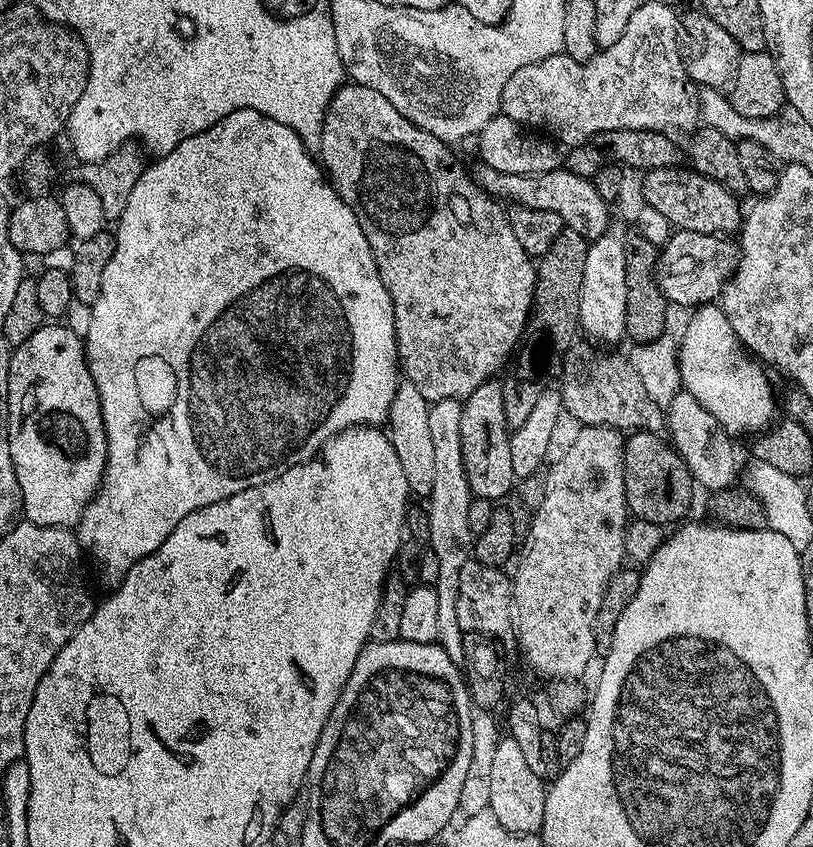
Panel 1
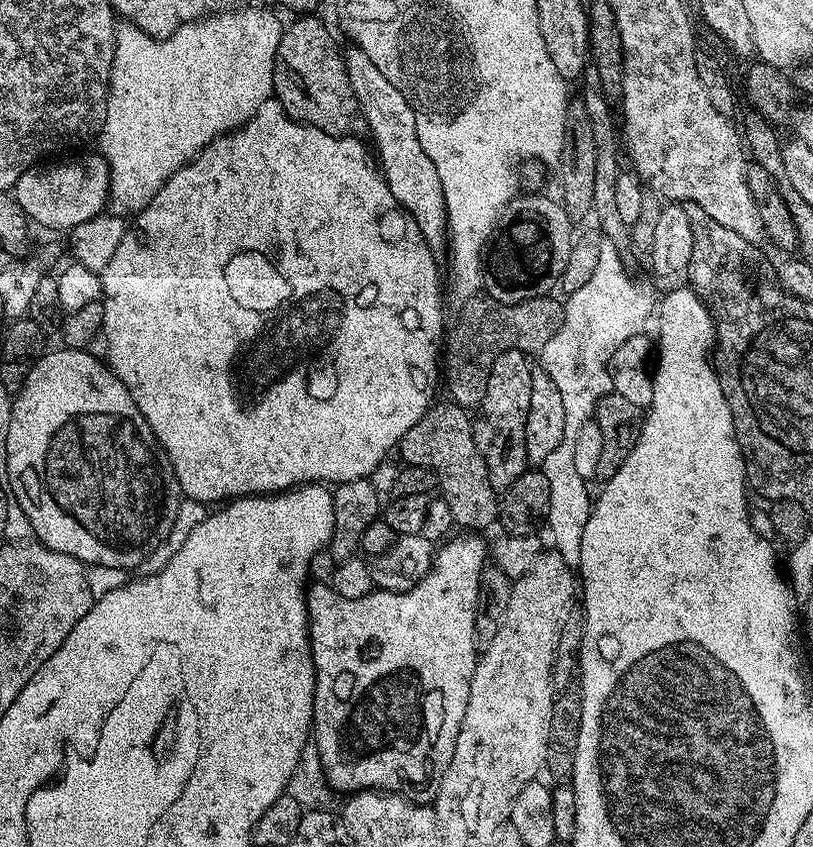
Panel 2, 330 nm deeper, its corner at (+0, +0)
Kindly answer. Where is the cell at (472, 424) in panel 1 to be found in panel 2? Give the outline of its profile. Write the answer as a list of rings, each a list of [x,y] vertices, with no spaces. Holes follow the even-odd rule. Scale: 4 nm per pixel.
[[[506,350],[494,358],[494,366],[490,366],[490,378],[486,382],[486,394],[478,405],[478,413],[472,422],[474,442],[486,462],[486,470],[490,474],[490,486],[497,494],[502,494],[529,467],[526,454],[526,414],[530,410],[530,378],[533,365],[528,364],[529,357],[518,350]]]

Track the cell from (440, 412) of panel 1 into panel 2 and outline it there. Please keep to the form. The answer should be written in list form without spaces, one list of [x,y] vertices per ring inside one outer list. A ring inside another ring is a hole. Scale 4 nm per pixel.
[[[348,46],[343,53],[350,86],[354,86],[360,115],[366,132],[368,128],[372,135],[370,144],[378,157],[384,180],[390,186],[390,194],[394,194],[396,201],[412,215],[414,222],[418,222],[418,230],[422,230],[422,238],[426,238],[428,245],[433,250],[443,249],[448,243],[448,211],[442,178],[438,176],[434,162],[430,162],[430,154],[426,154],[422,142],[418,140],[418,122],[410,102],[360,48]]]

